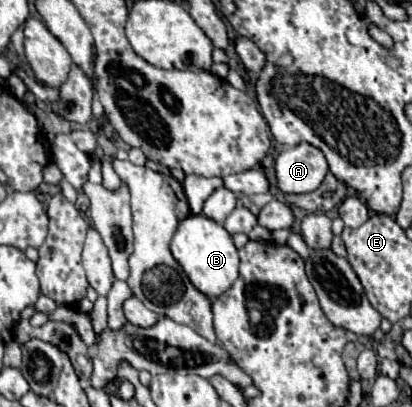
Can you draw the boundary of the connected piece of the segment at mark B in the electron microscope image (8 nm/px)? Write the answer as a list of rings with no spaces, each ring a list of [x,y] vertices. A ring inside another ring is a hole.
[[[189,215],[177,225],[177,233],[171,239],[171,253],[181,263],[193,285],[211,299],[225,293],[239,277],[239,255],[231,239],[231,233],[205,215]]]

